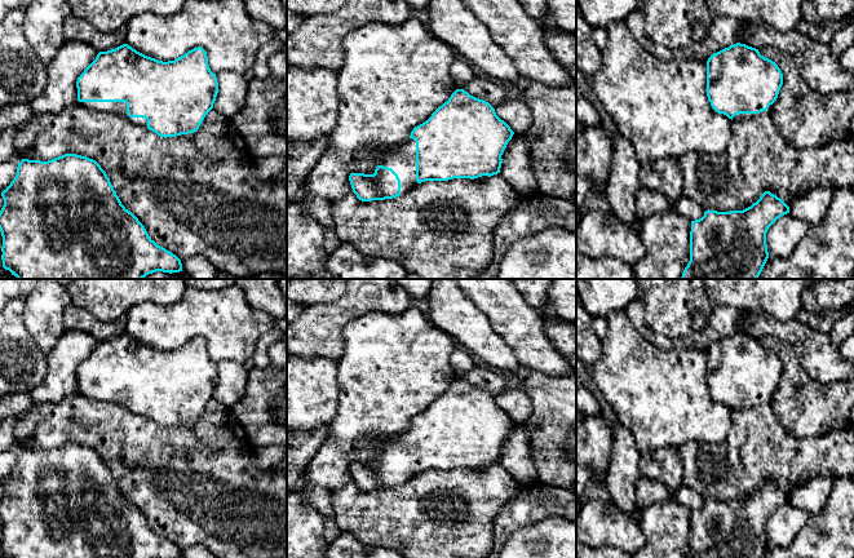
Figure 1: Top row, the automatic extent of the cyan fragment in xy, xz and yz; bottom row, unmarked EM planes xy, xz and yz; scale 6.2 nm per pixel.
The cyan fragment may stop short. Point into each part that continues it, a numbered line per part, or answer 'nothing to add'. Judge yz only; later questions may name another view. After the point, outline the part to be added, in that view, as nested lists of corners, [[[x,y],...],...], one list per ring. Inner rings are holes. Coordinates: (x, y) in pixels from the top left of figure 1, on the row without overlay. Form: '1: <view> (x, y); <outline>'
1: yz (740, 406); [[[773,393],[774,394],[774,393]],[[773,394],[769,395],[769,398],[766,400],[761,400],[760,403],[738,403],[733,407],[734,409],[748,409],[751,407],[756,407],[758,404],[765,404],[765,403],[770,403]]]

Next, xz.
1: xz (401, 447); [[[407,430],[393,434],[390,439],[380,446],[380,455],[391,457],[401,469],[401,484],[417,474],[416,470],[416,430]]]

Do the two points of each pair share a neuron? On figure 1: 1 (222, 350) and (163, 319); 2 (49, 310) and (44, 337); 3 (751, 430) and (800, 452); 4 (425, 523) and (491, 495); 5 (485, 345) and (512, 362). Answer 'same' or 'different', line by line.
1: same
2: same
3: same
4: same
5: same

